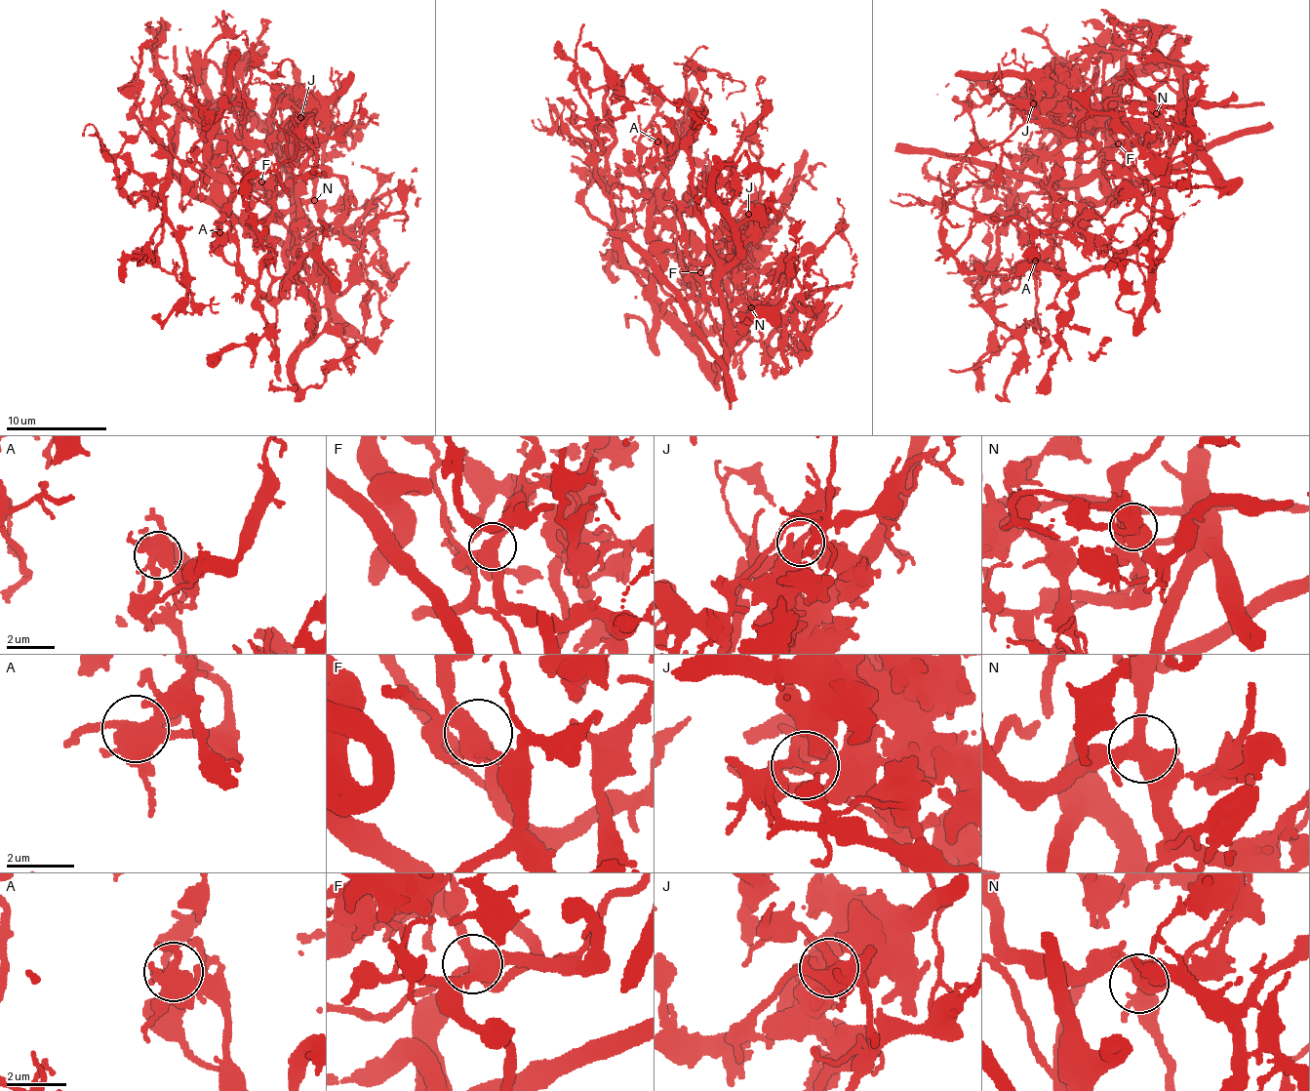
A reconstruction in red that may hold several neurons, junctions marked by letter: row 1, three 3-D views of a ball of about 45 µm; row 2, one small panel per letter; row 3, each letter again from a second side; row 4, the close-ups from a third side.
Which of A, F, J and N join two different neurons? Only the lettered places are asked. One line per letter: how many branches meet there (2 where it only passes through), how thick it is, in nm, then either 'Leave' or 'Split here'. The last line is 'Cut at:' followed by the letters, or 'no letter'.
A: Branches: 7. Thickness 500 nm. Split here
F: Branches: 4. Thickness 500 nm. Leave
J: Branches: 3. Thickness 240 nm. Split here
N: Branches: 3. Thickness 440 nm. Leave
Cut at: A, J

